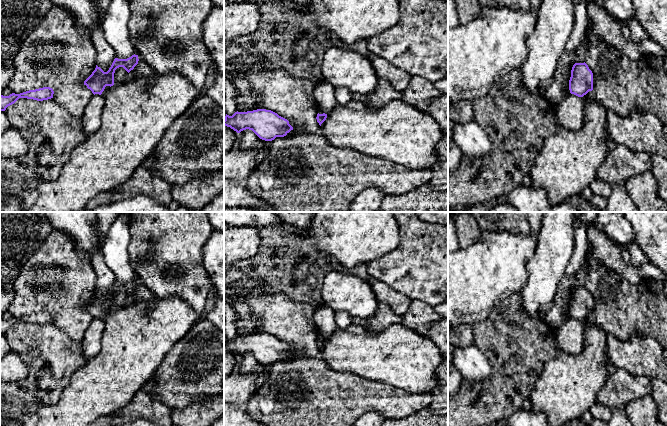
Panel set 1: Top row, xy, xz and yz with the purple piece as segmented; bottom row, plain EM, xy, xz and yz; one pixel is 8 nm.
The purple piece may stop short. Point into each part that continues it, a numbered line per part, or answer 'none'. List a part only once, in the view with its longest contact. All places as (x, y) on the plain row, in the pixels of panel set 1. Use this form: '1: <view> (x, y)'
none

